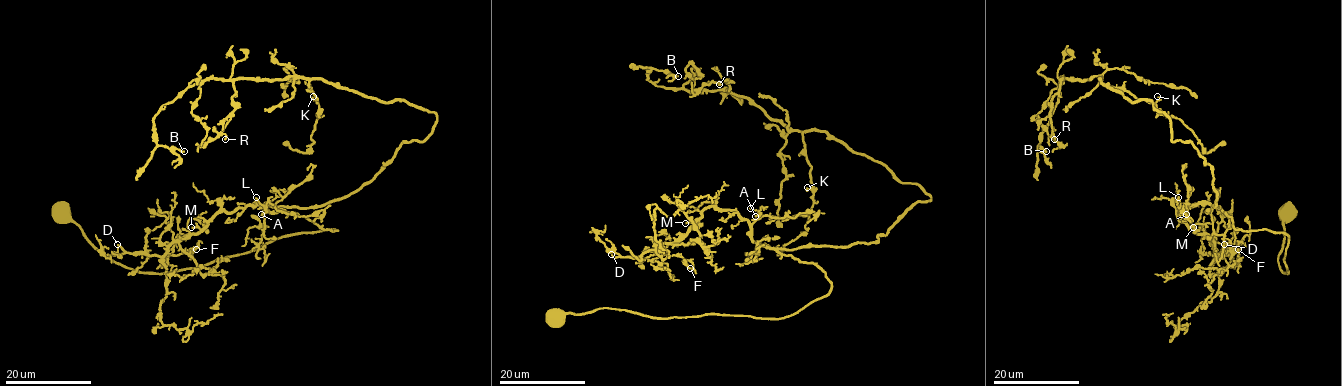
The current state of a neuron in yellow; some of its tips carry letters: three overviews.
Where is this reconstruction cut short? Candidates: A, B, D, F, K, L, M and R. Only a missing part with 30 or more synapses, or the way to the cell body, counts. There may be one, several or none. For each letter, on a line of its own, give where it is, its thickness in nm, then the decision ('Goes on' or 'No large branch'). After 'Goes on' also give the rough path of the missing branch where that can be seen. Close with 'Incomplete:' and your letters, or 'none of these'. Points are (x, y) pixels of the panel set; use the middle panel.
A: Place: (755, 216). Thickness 110 nm. No large branch
B: Place: (678, 76). Thickness 130 nm. No large branch
D: Place: (611, 254). Thickness 110 nm. Goes on. Course of what is missing: (611, 254), (604, 238), (596, 238), (573, 208), (567, 188), (569, 164), (574, 156), (584, 183)
F: Place: (690, 268). Thickness 140 nm. No large branch
K: Place: (807, 187). Thickness 150 nm. No large branch
L: Place: (750, 208). Thickness 100 nm. No large branch
M: Place: (685, 223). Thickness 100 nm. No large branch
R: Place: (719, 84). Thickness 100 nm. No large branch
Incomplete: D

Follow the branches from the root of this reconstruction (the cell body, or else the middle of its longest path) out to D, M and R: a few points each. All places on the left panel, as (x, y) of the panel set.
D: (65, 211), (100, 252), (150, 273), (337, 229), (258, 203), (217, 212), (161, 256), (117, 244)
M: (65, 211), (100, 252), (150, 273), (202, 267), (281, 237), (337, 229), (258, 203), (191, 227)
R: (65, 211), (124, 266), (202, 267), (337, 229), (283, 208), (358, 191), (436, 115), (236, 78), (225, 139)

